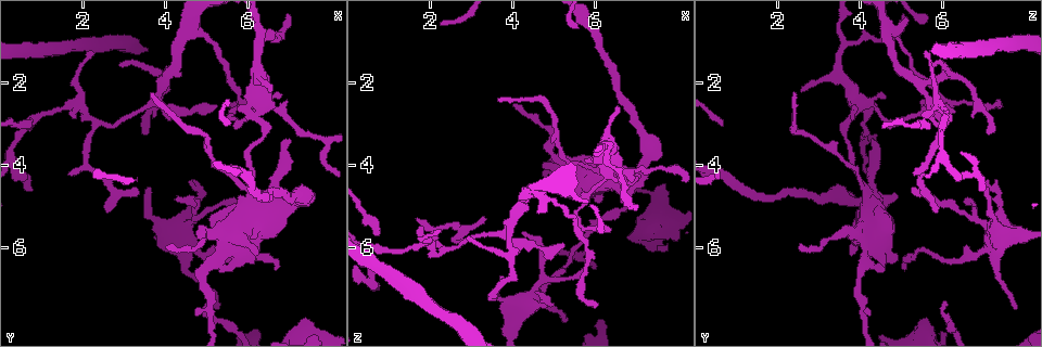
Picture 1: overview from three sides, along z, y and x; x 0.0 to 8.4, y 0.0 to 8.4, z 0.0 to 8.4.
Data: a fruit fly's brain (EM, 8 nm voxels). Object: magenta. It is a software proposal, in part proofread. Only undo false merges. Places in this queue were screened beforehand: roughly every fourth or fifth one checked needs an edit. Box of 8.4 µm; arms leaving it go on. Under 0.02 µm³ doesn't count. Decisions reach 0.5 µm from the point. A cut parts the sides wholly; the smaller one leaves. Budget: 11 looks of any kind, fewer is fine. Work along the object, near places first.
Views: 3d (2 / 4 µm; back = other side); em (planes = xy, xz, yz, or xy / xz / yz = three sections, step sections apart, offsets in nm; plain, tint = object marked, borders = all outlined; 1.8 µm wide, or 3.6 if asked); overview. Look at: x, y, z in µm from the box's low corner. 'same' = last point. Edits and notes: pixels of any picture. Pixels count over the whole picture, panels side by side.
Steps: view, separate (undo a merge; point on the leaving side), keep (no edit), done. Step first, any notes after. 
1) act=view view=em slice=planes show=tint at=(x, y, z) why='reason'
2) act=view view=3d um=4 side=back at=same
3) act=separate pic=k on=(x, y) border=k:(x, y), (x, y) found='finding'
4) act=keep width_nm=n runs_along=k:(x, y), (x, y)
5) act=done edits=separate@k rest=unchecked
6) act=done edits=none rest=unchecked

act=view view=3d um=2 at=(3.95, 2.05, 5.45) why='four or more arms meet'

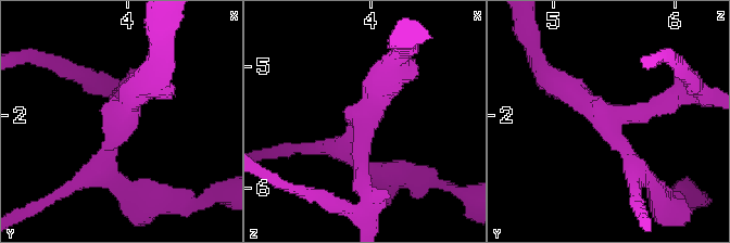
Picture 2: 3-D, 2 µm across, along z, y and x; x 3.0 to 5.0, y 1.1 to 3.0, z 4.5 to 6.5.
act=view view=em um=3.6 slice=xy step=4 show=tint at=(3.96, 2.04, 5.44) arms=4

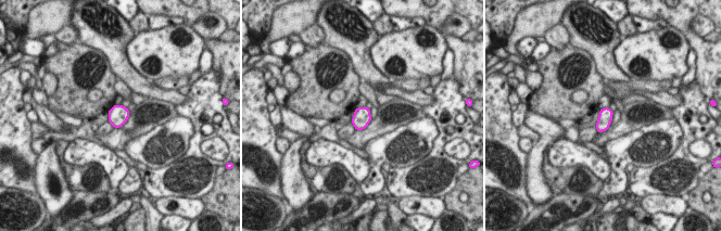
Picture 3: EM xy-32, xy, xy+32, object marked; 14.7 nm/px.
act=view view=em um=3.6 slice=planes show=borders at=same why='cut it another way'

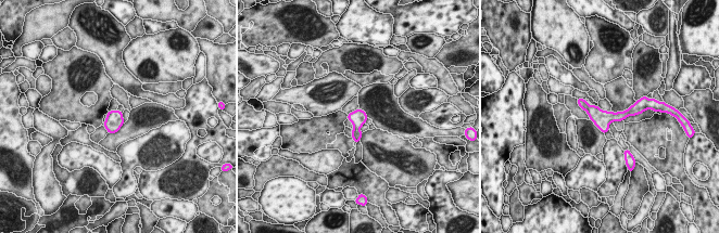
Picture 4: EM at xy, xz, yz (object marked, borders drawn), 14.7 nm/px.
act=keep runs_along=4:(580, 101), (597, 116), (631, 109) found='one cell here'

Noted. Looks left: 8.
act=view view=em um=3.6 slice=planes show=tint at=(4.95, 5.55, 3.75) why='thick turns thin'

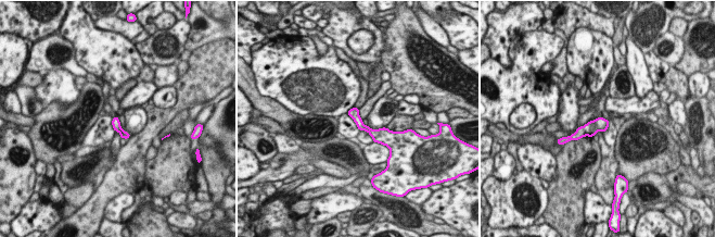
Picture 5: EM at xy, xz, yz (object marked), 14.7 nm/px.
act=keep runs_along=5:(350, 112), (366, 128), (384, 138) found='one cell here'

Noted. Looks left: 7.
act=view view=em slice=yz step=8 show=tint at=(4.65, 0.65, 4.70)

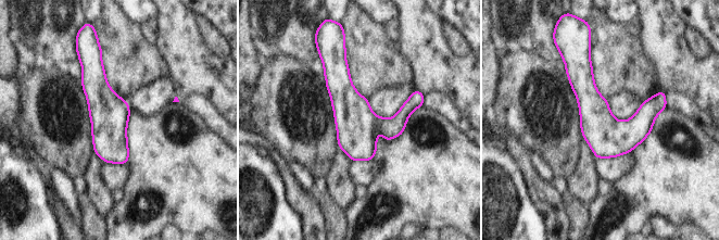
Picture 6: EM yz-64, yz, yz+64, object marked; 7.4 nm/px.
act=view view=em slice=planes show=borders at=same why='another direction'

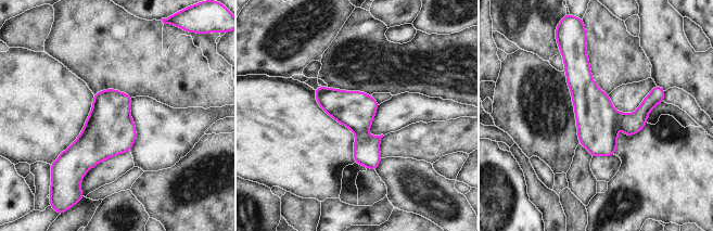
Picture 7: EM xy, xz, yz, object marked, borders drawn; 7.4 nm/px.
act=keep found='one cell here'

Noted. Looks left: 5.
act=view view=em slice=planes show=tint at=(0.60, 4.30, 6.65) why='abrupt turn'

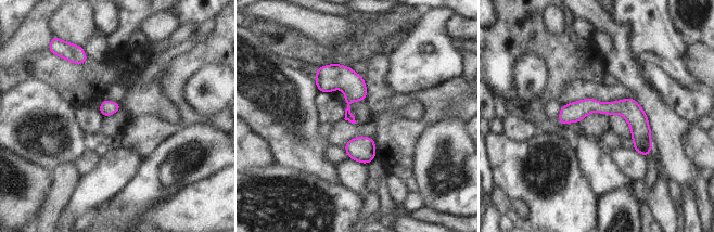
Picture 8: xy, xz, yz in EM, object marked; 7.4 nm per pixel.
act=keep found='one cell here'

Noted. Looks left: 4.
act=done edits=none rest=unchecked

